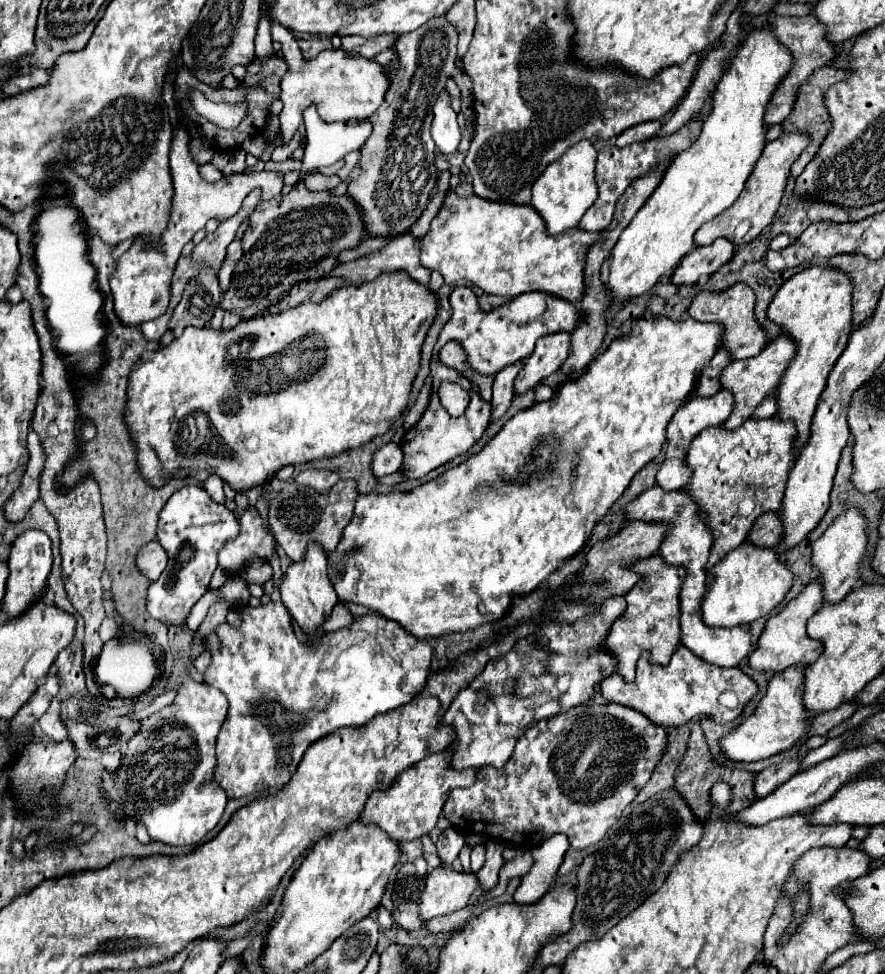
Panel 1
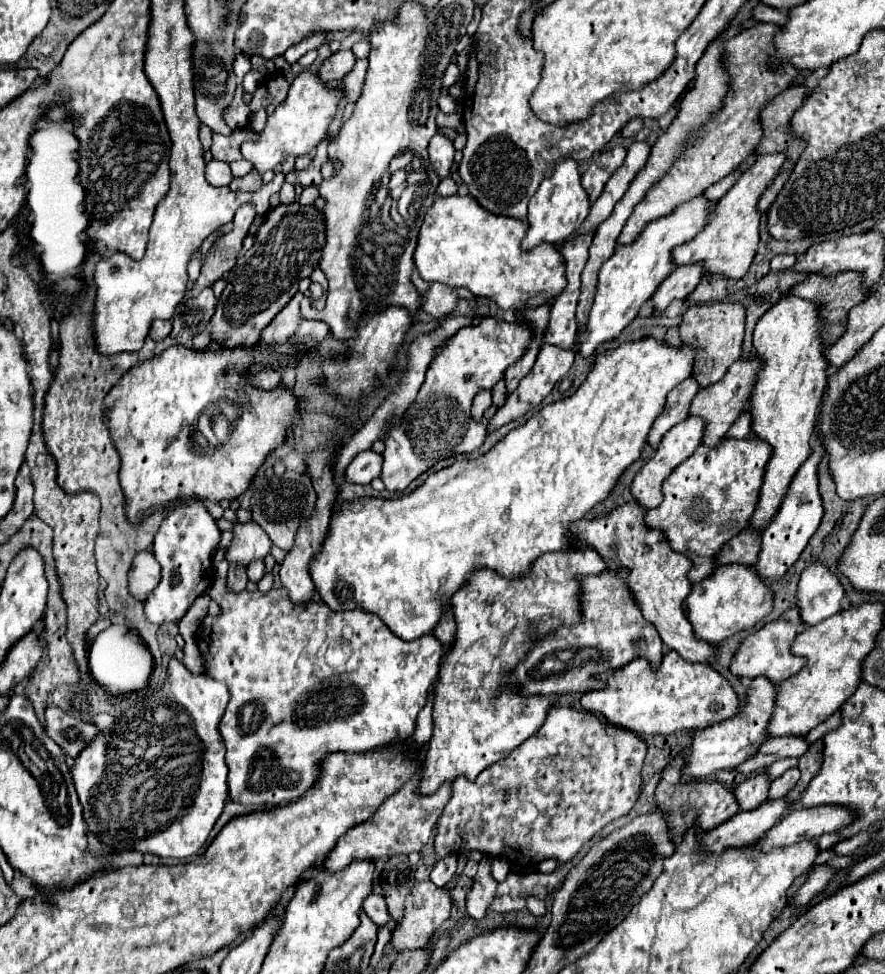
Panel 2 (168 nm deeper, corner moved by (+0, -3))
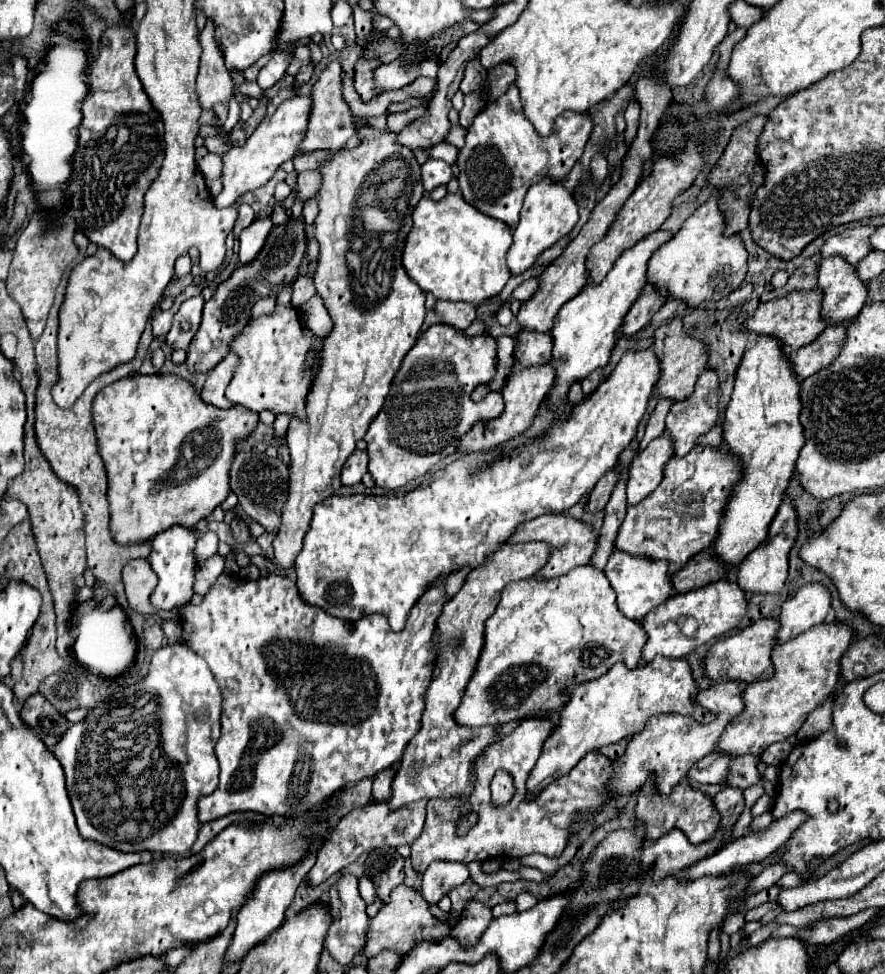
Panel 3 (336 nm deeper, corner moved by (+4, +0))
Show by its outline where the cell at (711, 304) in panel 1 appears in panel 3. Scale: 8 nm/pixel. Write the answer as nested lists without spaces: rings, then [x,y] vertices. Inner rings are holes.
[[[672,318],[670,322],[662,324],[654,332],[652,350],[654,350],[656,358],[660,360],[660,378],[654,386],[654,396],[670,398],[672,402],[686,400],[694,392],[694,384],[696,384],[698,376],[706,370],[706,348],[698,340],[694,340],[682,332],[680,318]]]

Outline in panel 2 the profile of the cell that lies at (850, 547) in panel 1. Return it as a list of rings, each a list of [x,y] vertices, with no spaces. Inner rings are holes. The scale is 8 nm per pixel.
[[[814,561],[802,571],[796,605],[800,607],[800,615],[806,625],[816,625],[838,613],[842,597],[844,587],[822,561]]]

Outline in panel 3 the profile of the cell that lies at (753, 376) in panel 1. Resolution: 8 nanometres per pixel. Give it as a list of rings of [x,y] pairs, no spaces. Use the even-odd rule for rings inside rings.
[[[704,370],[696,382],[696,388],[692,392],[690,398],[672,404],[668,416],[666,416],[666,430],[664,434],[670,436],[672,440],[672,448],[674,448],[674,456],[686,456],[694,446],[696,446],[696,438],[706,434],[718,420],[718,402],[716,402],[716,394],[718,394],[718,376],[714,376],[714,372]]]

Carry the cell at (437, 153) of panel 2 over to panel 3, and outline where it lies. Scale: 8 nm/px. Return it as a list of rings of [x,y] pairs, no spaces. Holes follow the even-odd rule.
[[[428,160],[422,166],[422,188],[424,194],[432,192],[438,186],[446,186],[452,178],[452,168],[450,164],[442,162],[442,160]]]

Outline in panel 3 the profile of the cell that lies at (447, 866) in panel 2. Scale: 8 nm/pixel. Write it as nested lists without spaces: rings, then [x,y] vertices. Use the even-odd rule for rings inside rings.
[[[434,862],[430,866],[430,872],[426,870],[420,894],[432,906],[438,904],[444,894],[458,888],[464,880],[466,880],[466,866],[450,862]]]

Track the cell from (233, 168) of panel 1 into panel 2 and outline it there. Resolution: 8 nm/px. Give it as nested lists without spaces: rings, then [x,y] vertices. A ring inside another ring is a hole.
[[[302,71],[300,75],[294,77],[286,99],[268,117],[268,123],[260,133],[258,141],[242,143],[244,159],[252,161],[260,173],[266,173],[268,169],[274,169],[280,163],[282,153],[288,153],[294,157],[310,153],[326,137],[328,125],[332,123],[338,111],[338,105],[342,101],[344,101],[344,91],[340,87],[328,87],[318,77],[316,71]]]

